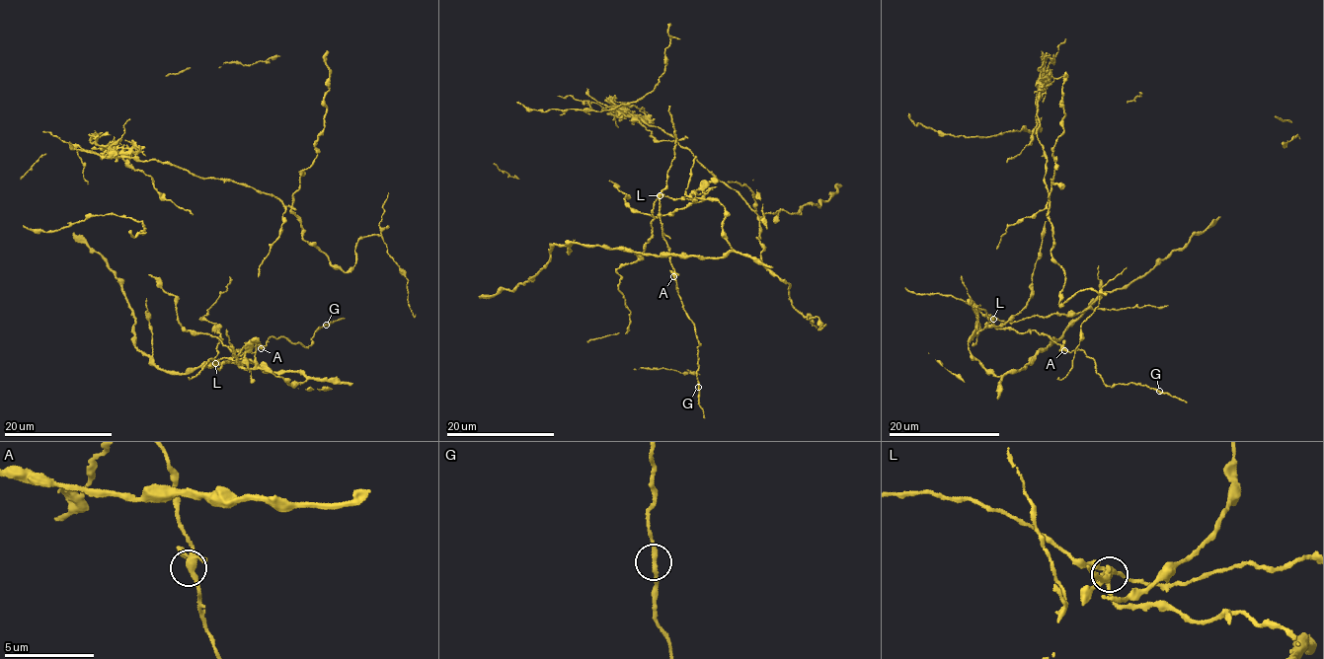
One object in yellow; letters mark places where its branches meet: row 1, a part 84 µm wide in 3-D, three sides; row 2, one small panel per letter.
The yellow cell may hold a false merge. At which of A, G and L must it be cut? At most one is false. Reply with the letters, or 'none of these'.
L

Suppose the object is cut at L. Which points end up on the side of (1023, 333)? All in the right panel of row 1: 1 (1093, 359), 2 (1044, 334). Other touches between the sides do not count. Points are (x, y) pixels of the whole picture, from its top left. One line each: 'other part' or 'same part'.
1: same part
2: same part

